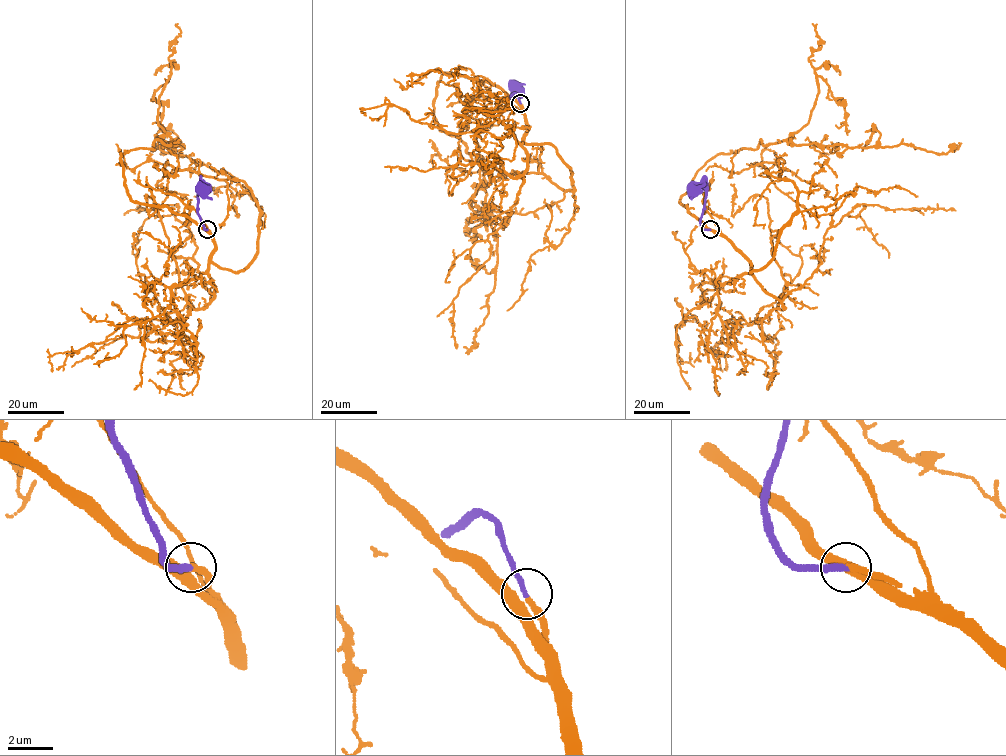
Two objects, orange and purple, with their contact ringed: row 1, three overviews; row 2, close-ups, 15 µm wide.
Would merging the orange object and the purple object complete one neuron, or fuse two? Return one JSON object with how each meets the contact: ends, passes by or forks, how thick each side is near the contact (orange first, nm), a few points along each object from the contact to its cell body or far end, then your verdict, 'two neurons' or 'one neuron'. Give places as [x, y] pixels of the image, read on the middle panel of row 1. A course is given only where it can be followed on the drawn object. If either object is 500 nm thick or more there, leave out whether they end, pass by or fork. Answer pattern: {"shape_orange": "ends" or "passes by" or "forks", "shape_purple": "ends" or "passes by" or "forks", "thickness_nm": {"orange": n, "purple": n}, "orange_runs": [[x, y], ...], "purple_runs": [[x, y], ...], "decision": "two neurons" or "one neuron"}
{"shape_orange": "forks", "shape_purple": "ends", "thickness_nm": {"orange": 220, "purple": 280}, "orange_runs": [[520, 103], [479, 79], [438, 82], [434, 118], [483, 158], [497, 238], [488, 314], [467, 351]], "purple_runs": [[520, 103], [515, 93], [510, 98], [515, 86]], "decision": "one neuron"}

